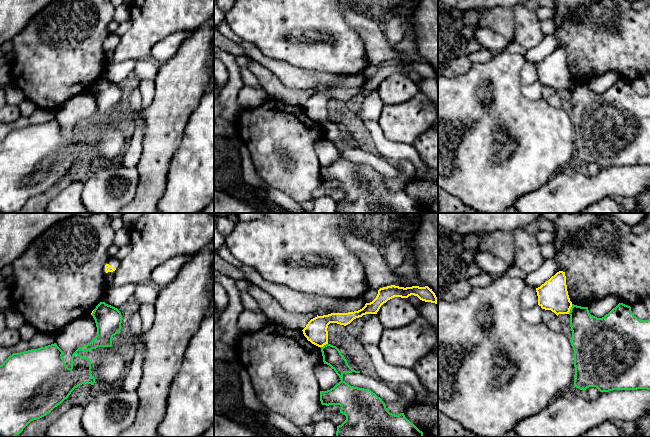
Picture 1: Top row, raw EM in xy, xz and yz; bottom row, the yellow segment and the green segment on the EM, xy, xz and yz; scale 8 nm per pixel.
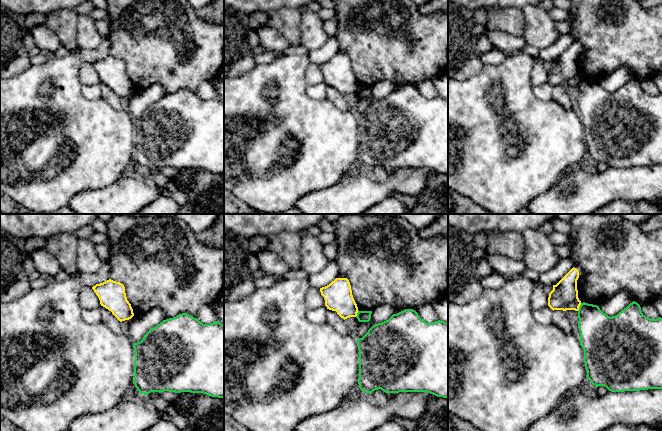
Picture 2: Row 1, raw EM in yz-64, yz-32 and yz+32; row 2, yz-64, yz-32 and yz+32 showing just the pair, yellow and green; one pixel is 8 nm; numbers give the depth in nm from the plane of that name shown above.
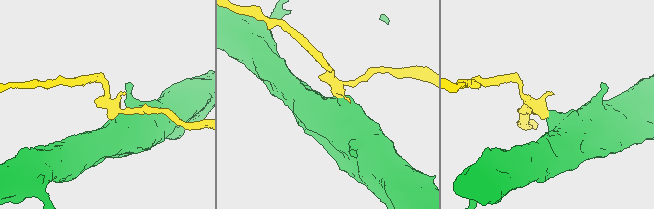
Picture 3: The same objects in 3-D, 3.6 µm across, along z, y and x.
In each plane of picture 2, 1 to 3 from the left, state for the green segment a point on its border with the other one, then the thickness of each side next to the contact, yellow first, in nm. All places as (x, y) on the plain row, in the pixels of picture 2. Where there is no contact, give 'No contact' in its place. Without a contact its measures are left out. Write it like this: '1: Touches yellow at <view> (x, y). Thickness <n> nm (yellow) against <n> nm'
1: No contact
2: Touches yellow at yz-32 (357, 88). Thickness 220 nm (yellow) against 100 nm
3: Touches yellow at yz+32 (579, 82). Thickness 220 nm (yellow) against 280 nm

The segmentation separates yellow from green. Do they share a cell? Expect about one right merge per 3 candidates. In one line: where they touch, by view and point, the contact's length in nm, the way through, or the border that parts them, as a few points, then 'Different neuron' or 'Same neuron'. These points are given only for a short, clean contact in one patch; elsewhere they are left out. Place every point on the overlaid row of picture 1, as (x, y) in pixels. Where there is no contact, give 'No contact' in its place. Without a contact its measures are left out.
Touches yellow at yz (570, 308). Shared border 90 nm. Boundary: yz (572, 304), (568, 313). Different neuron

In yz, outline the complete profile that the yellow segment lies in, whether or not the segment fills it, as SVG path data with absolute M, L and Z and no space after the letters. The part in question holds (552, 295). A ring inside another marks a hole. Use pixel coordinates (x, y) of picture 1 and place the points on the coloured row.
M559 271L548 281L536 288L538 305L545 310L551 310L557 316L569 314L572 307L570 301L565 272Z

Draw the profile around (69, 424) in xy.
M73 405L46 430L46 437L90 437L82 426L84 406Z

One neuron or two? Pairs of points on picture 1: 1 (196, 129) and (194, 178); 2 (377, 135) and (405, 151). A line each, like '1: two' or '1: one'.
1: one
2: one

